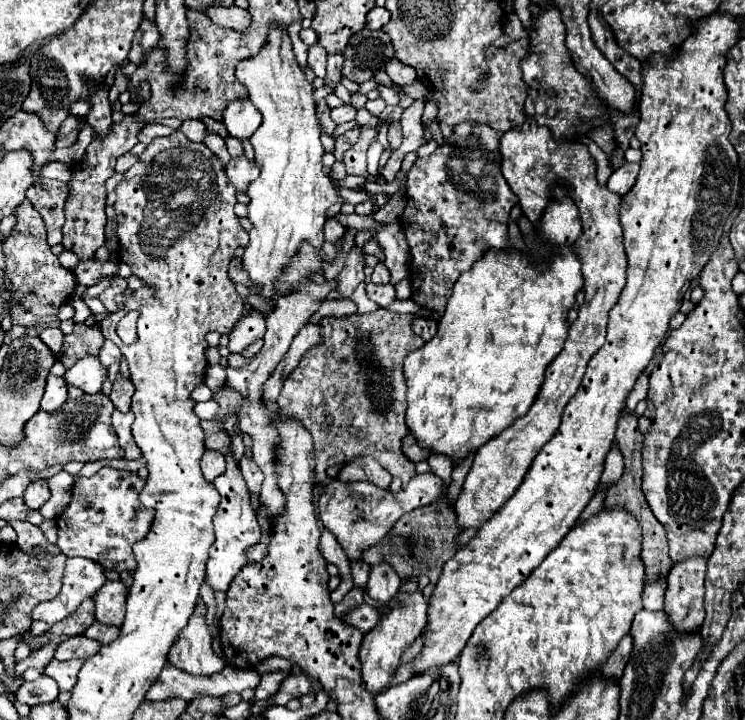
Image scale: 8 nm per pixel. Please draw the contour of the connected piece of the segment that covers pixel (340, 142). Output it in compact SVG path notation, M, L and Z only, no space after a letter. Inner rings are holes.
M352 129L352 131L346 131L344 135L336 137L336 149L334 149L334 155L336 155L336 161L342 161L344 159L344 153L356 143L358 139L358 129Z

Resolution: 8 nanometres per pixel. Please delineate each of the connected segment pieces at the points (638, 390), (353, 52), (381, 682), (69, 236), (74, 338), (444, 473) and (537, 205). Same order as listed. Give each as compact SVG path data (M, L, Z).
M642 373L642 375L636 379L634 389L632 389L630 395L628 395L628 405L626 405L626 407L632 411L640 399L646 399L646 391L648 391L648 375Z
M364 29L356 35L352 35L348 47L346 47L346 61L342 75L356 83L364 83L374 79L374 73L378 69L384 69L384 65L394 59L394 47L388 33L370 31Z
M416 579L402 585L402 589L398 593L398 599L400 599L402 605L398 609L390 609L388 613L384 613L380 617L378 625L370 633L364 635L360 655L358 655L360 663L362 663L362 687L374 697L388 689L390 681L396 675L396 669L400 665L402 655L406 653L406 649L416 641L416 637L426 627L428 603L424 601L422 593L416 593Z
M130 115L124 121L114 123L112 129L104 139L94 137L90 143L84 159L74 169L74 179L68 185L68 201L66 201L66 225L62 227L64 241L62 245L78 255L80 261L94 259L96 249L105 245L105 227L107 216L105 213L107 193L105 190L106 179L114 175L114 163L120 155L128 153L138 143L138 133L142 125L134 121Z
M78 323L70 335L64 337L64 345L60 349L58 359L64 367L72 367L78 359L86 355L98 355L100 347L104 345L104 335L100 325L88 327L84 323Z
M432 454L427 461L431 470L444 479L444 493L442 493L442 497L445 497L451 481L452 461L449 457L442 454Z
M528 117L524 125L502 133L500 137L500 153L502 153L502 175L508 181L514 195L520 199L520 207L526 217L536 223L542 211L550 201L550 185L564 183L568 185L570 197L580 209L580 219L584 227L584 235L576 241L576 253L584 263L584 293L586 303L578 311L578 319L570 325L568 339L560 355L548 365L546 379L524 417L518 417L512 427L504 429L488 443L484 443L474 457L470 473L462 485L460 497L454 505L456 523L460 529L480 529L492 513L496 513L522 485L524 475L528 473L534 457L540 449L556 435L564 407L578 391L584 371L592 355L604 345L608 313L616 305L624 285L626 285L626 253L624 253L624 237L620 229L620 201L622 197L608 191L606 187L598 187L596 183L596 163L588 153L584 143L554 139L548 127L540 127L534 117Z

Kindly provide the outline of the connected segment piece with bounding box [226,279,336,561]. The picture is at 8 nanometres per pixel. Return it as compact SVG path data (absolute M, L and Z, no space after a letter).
M336 279L332 281L324 281L320 285L316 285L314 281L300 281L296 285L296 293L288 293L288 297L280 297L280 301L276 301L276 309L266 317L266 335L264 335L264 345L262 351L259 351L258 355L242 369L232 369L228 367L226 373L228 373L228 381L230 385L240 393L240 407L236 411L236 417L238 417L238 425L244 433L248 433L252 439L254 439L254 445L252 445L252 453L254 453L254 461L256 465L262 469L264 473L264 483L262 483L262 491L260 491L260 503L266 507L262 511L258 511L258 521L260 521L260 527L262 527L262 539L258 545L250 547L248 549L248 559L250 561L260 561L264 555L266 555L266 549L268 549L268 541L270 541L270 519L278 513L284 511L284 493L278 489L278 483L276 483L276 473L274 473L274 447L276 443L280 441L278 433L270 427L270 417L268 417L268 411L264 409L262 405L262 385L264 381L272 375L272 371L276 369L276 365L284 359L284 355L288 353L290 349L290 343L292 339L298 335L298 331L310 321L312 313L320 309L320 305L324 303L326 295L330 291L336 289Z

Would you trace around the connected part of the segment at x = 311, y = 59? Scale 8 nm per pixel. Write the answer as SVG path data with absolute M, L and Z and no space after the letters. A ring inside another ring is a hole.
M312 45L308 49L308 65L318 77L326 75L326 57L328 57L328 53L320 45Z

